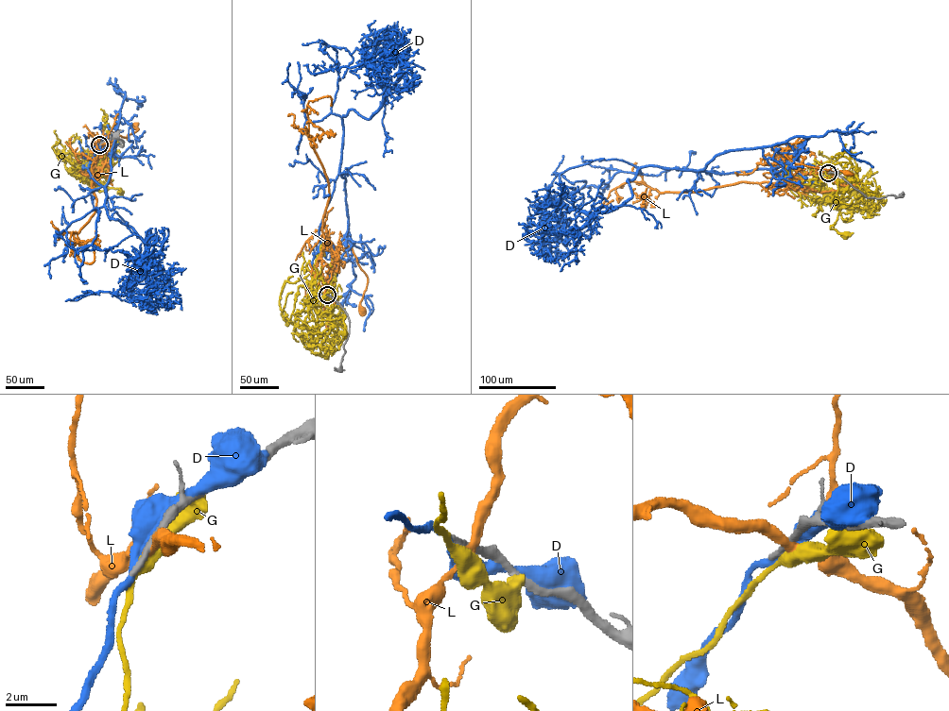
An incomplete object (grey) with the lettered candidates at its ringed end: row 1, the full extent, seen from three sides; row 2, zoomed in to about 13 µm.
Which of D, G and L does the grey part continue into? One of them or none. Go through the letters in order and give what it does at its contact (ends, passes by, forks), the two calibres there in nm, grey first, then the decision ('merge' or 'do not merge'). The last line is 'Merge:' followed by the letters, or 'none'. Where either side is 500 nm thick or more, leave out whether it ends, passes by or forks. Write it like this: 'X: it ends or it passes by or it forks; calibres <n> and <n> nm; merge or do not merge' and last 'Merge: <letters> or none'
D: it passes by; calibres 260 and 280 nm; do not merge
G: it passes by; calibres 280 and 460 nm; do not merge
L: it passes by; calibres 240 and 360 nm; do not merge
Merge: none

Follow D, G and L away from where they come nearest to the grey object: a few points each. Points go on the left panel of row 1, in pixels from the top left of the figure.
D: (99, 144), (82, 167), (104, 187), (110, 218), (130, 227), (145, 250), (124, 296), (65, 300)
G: (99, 144), (99, 155), (84, 171), (78, 171), (79, 164), (81, 171), (109, 188), (119, 188), (120, 193)
L: (100, 143), (104, 146), (101, 153), (107, 141), (138, 129), (134, 125)

